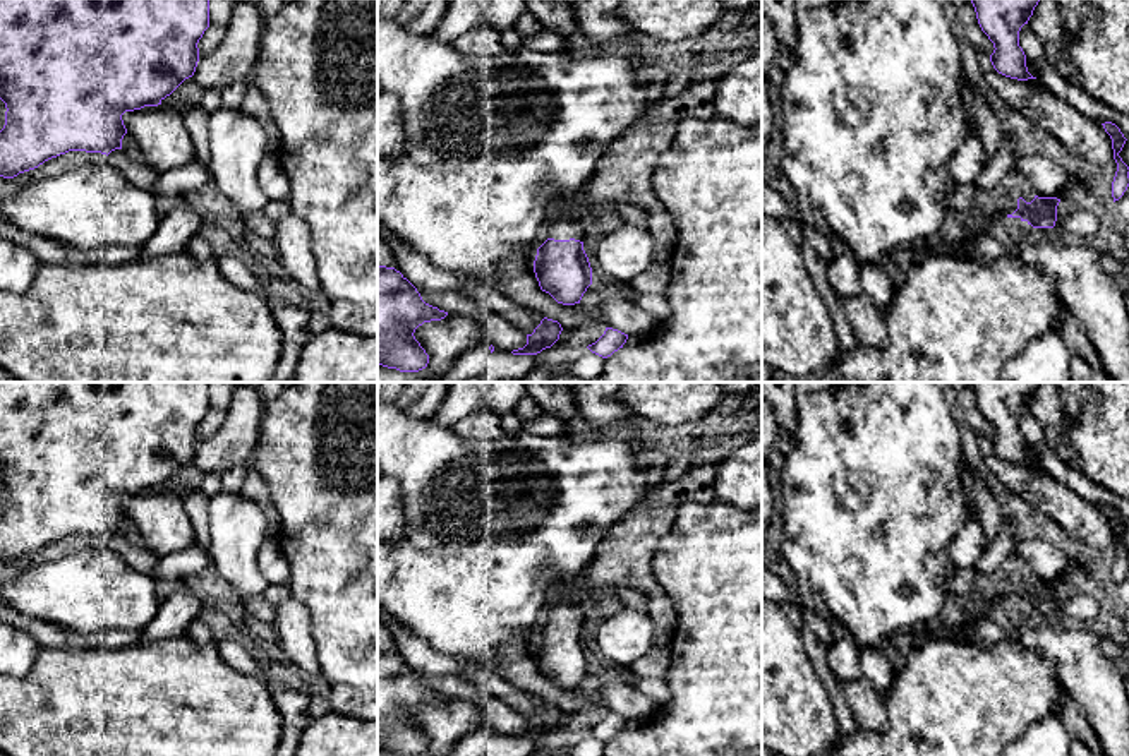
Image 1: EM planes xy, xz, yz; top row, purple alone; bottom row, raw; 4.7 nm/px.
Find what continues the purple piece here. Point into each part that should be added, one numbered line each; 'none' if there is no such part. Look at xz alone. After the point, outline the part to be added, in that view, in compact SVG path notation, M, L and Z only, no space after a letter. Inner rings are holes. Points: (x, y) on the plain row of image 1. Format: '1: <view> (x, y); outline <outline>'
1: xz (568, 607); outline M577 579L563 581L558 585L556 603L551 612L549 622L554 624L585 624L585 593Z

